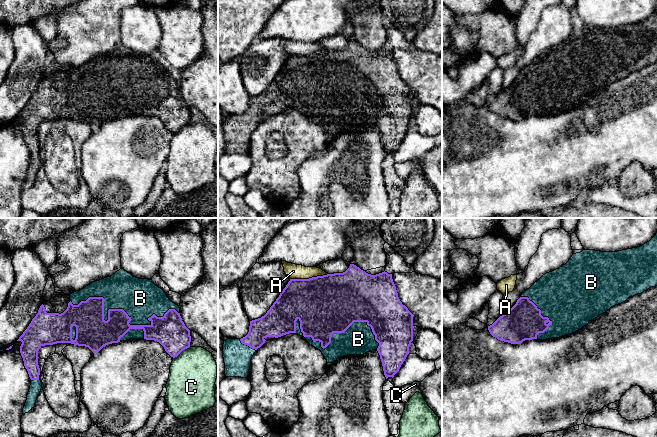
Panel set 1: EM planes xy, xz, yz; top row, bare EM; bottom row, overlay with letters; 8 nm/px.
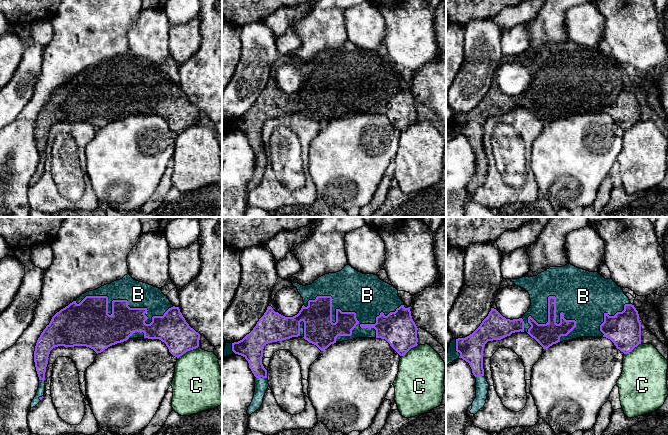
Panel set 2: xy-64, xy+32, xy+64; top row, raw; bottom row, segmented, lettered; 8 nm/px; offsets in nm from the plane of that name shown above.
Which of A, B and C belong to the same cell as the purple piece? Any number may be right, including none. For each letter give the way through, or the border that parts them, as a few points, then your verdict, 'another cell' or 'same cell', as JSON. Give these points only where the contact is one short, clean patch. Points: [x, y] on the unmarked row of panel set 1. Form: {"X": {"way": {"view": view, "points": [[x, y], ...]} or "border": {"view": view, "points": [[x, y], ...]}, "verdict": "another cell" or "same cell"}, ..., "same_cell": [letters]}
{"A": {"verdict": "another cell"}, "B": {"verdict": "same cell"}, "C": {"verdict": "another cell"}, "same_cell": ["B"]}

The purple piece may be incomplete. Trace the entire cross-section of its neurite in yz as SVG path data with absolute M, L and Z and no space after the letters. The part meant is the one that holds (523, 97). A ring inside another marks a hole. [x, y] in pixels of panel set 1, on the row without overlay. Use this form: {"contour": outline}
{"contour": "M657 9L649 18L637 24L617 28L584 25L580 29L573 30L570 36L559 45L543 51L522 69L508 88L488 102L488 106L493 113L511 120L520 120L532 115L559 114L575 109L611 83L655 62L657 62Z"}

